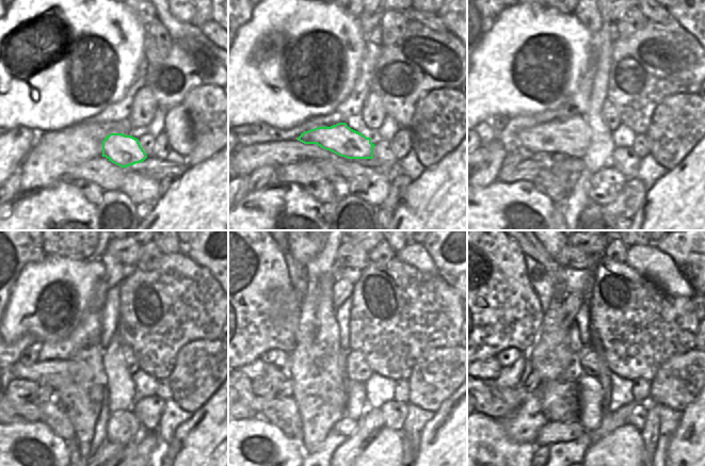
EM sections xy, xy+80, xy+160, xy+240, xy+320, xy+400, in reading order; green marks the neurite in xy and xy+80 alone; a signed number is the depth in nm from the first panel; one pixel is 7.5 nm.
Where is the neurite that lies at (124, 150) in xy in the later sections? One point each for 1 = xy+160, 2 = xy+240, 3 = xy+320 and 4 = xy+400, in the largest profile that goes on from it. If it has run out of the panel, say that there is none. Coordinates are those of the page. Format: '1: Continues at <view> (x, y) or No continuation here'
1: Continues at xy+160 (546, 138)
2: Continues at xy+240 (54, 373)
3: Continues at xy+320 (255, 369)
4: Continues at xy+400 (491, 368)

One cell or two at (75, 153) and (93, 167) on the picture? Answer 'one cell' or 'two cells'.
two cells

